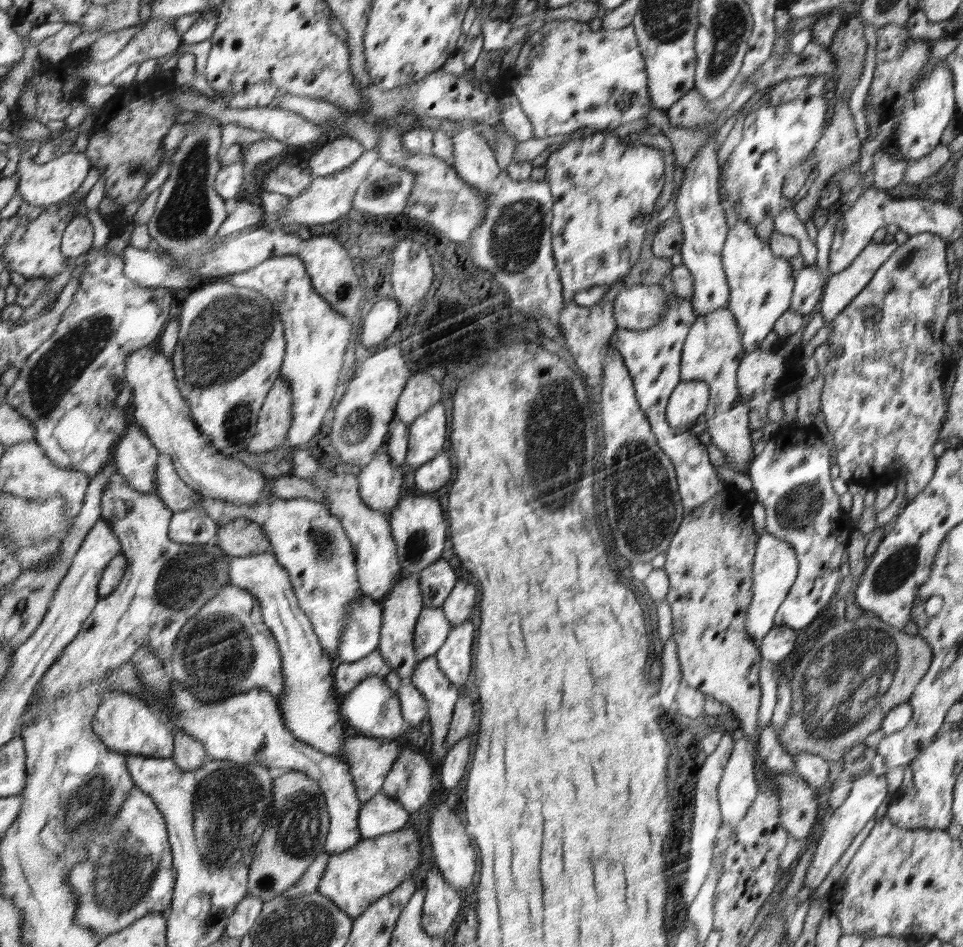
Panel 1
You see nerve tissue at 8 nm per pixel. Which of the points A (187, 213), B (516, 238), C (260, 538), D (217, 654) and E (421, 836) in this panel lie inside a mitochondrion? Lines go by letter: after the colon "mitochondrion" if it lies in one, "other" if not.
A: mitochondrion
B: mitochondrion
C: other
D: mitochondrion
E: other

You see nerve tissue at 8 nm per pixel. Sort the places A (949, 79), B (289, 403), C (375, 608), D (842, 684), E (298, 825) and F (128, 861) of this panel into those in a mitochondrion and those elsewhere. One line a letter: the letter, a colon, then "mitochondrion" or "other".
A: other
B: other
C: other
D: mitochondrion
E: mitochondrion
F: mitochondrion

